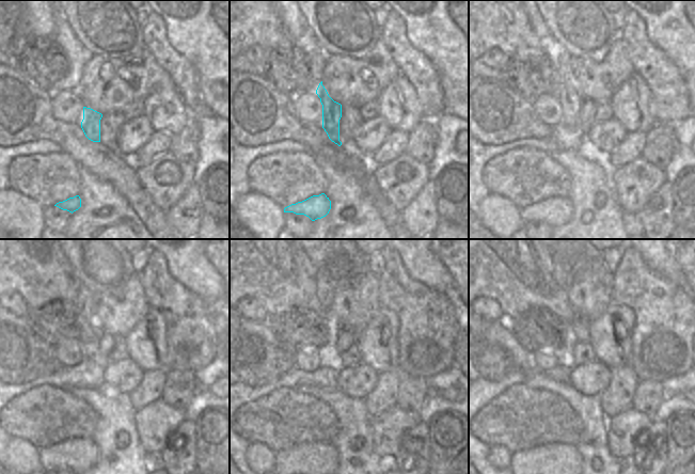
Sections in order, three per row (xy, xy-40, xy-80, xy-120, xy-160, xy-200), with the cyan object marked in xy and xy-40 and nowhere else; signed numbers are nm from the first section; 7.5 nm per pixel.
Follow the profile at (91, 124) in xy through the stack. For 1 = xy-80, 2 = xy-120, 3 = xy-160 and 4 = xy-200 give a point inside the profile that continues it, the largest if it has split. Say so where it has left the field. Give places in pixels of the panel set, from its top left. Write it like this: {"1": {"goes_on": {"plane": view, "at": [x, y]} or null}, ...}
{"1": {"goes_on": {"plane": "xy-80", "at": [570, 101]}}, "2": {"goes_on": {"plane": "xy-120", "at": [90, 332]}}, "3": {"goes_on": {"plane": "xy-160", "at": [324, 289]}}, "4": {"goes_on": {"plane": "xy-200", "at": [563, 261]}}}

